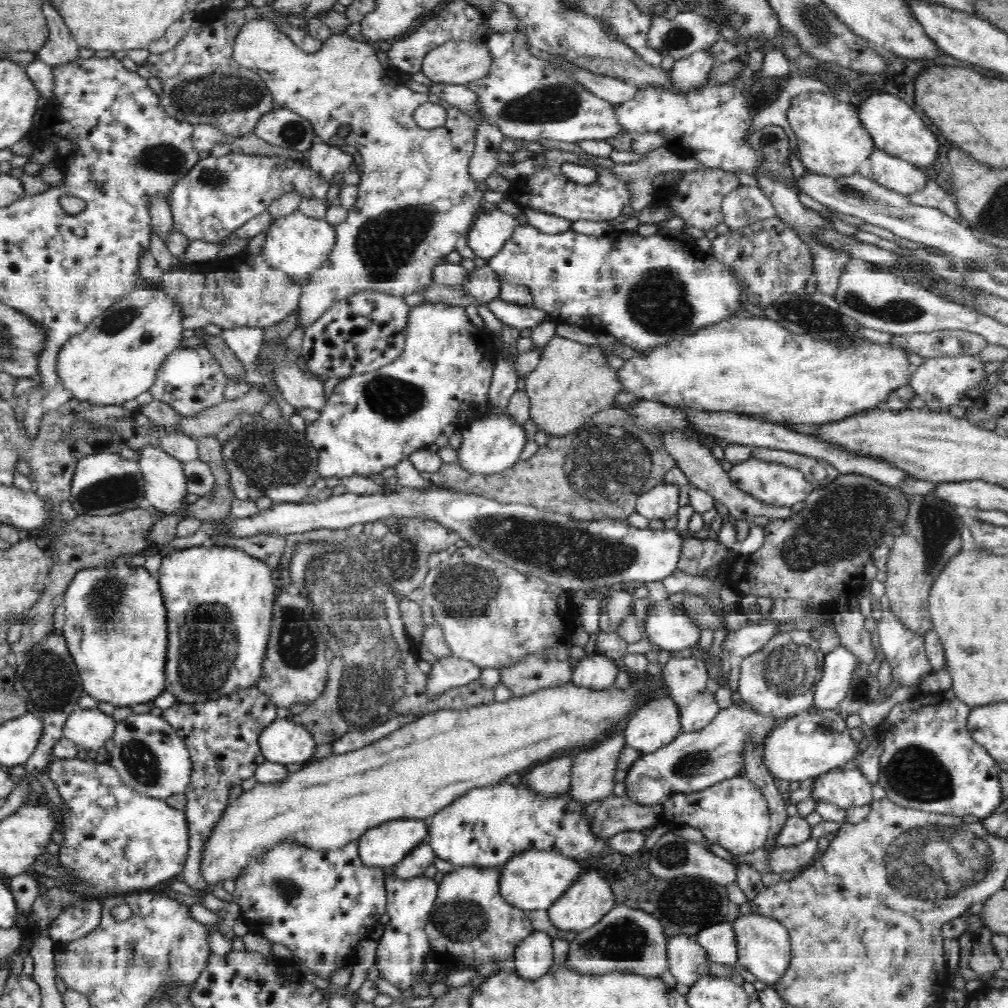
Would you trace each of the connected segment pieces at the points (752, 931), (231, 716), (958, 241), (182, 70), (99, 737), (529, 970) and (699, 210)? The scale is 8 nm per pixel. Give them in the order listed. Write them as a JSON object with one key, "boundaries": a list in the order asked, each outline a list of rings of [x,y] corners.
{"boundaries":[[[[759,913],[739,916],[732,923],[737,938],[737,961],[740,966],[752,972],[757,980],[772,985],[777,983],[790,968],[791,944],[788,929],[777,920]]],[[[252,687],[233,695],[222,696],[218,700],[207,700],[204,704],[176,702],[172,707],[161,710],[161,718],[164,718],[184,741],[193,763],[191,781],[184,792],[187,798],[184,811],[186,821],[189,822],[189,854],[182,876],[188,886],[205,894],[211,888],[201,875],[205,842],[221,823],[222,816],[229,807],[230,789],[255,776],[258,766],[266,762],[261,752],[259,737],[277,720],[277,709],[270,697]]],[[[806,170],[801,178],[786,179],[782,175],[781,180],[788,188],[794,191],[802,190],[808,196],[818,200],[824,207],[830,207],[839,214],[862,219],[865,223],[886,228],[897,237],[923,244],[926,247],[940,249],[940,251],[953,257],[964,260],[984,258],[1002,267],[998,260],[999,248],[985,242],[985,239],[981,239],[973,233],[970,227],[963,226],[944,213],[943,210],[913,204],[910,201],[910,196],[900,195],[898,192],[883,187],[874,179],[864,177],[858,172],[850,176],[832,179],[830,175],[816,175]]],[[[268,5],[242,10],[222,8],[200,15],[172,49],[161,54],[150,53],[143,64],[151,76],[161,80],[163,94],[159,99],[166,114],[193,126],[210,124],[233,137],[252,132],[261,116],[274,110],[276,105],[262,77],[233,59],[234,39],[246,23],[254,19],[268,19],[276,23],[278,30],[301,51],[313,53],[320,50],[323,42],[312,37],[306,28],[292,27],[287,16],[275,12]]],[[[76,710],[66,720],[63,737],[77,744],[79,749],[98,751],[104,742],[114,737],[117,722],[98,710]]],[[[534,931],[517,946],[510,968],[526,980],[538,980],[553,966],[552,941],[548,933]]],[[[702,167],[699,169],[683,171],[681,180],[673,182],[674,200],[664,202],[674,213],[674,217],[681,218],[686,226],[700,228],[702,231],[714,231],[723,222],[724,215],[721,210],[724,197],[736,190],[741,184],[738,176],[732,171]]]]}

